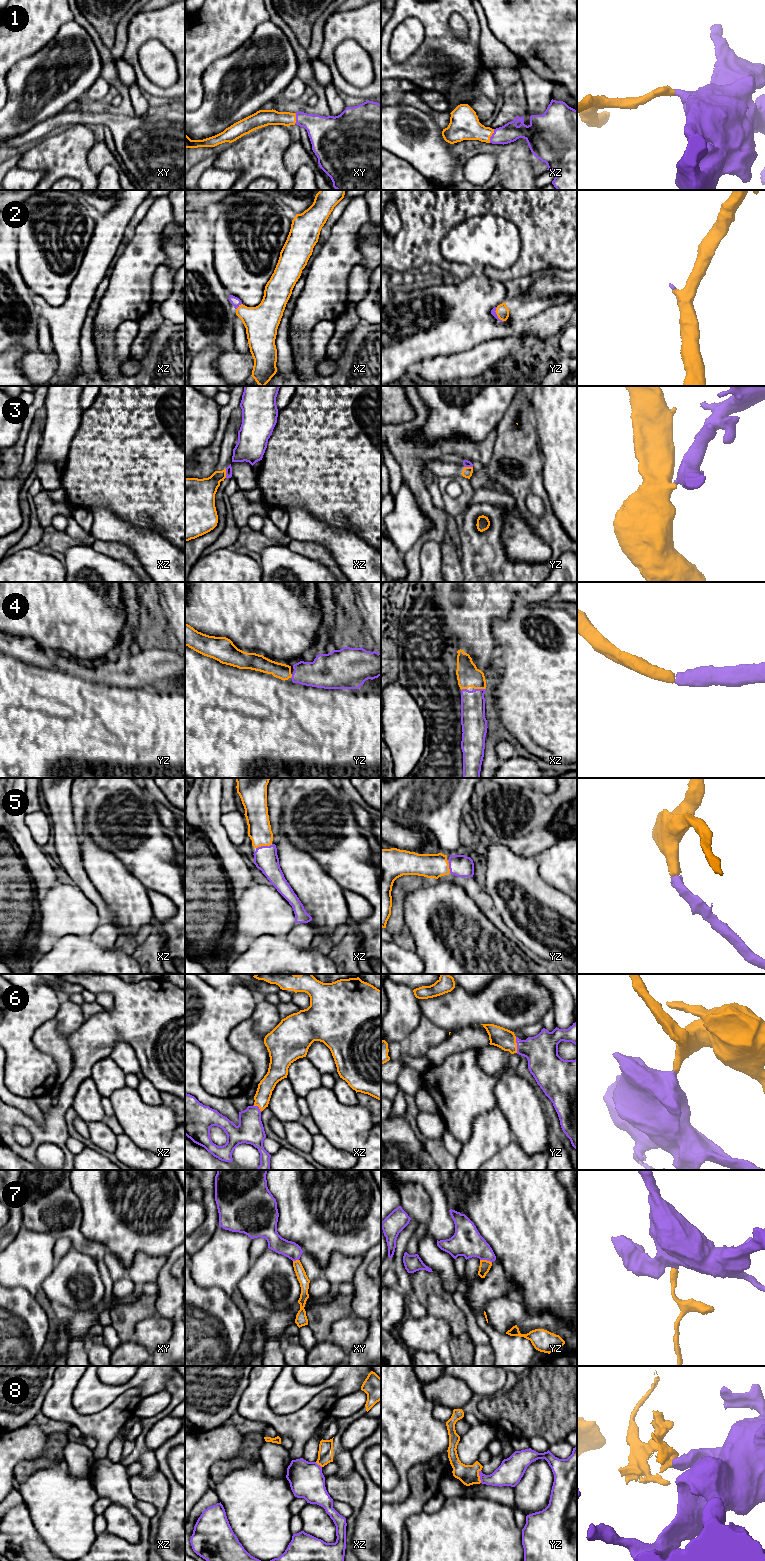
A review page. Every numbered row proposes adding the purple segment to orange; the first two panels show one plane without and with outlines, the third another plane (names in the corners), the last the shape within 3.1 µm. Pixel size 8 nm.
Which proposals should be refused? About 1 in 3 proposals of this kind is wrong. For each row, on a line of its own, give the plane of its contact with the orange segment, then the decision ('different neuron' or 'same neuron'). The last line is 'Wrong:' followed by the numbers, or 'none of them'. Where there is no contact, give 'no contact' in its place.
1: contact in xz; same neuron
2: contact in xz; same neuron
3: contact in xz; different neuron
4: contact in xz; same neuron
5: contact in xz; same neuron
6: contact in yz; same neuron
7: contact in yz; same neuron
8: contact in yz; different neuron
Wrong: 3, 8

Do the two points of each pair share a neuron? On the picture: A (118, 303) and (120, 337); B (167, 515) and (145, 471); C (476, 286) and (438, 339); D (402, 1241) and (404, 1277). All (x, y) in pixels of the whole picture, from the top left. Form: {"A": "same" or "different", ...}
{"A": "different", "B": "same", "C": "same", "D": "same"}

